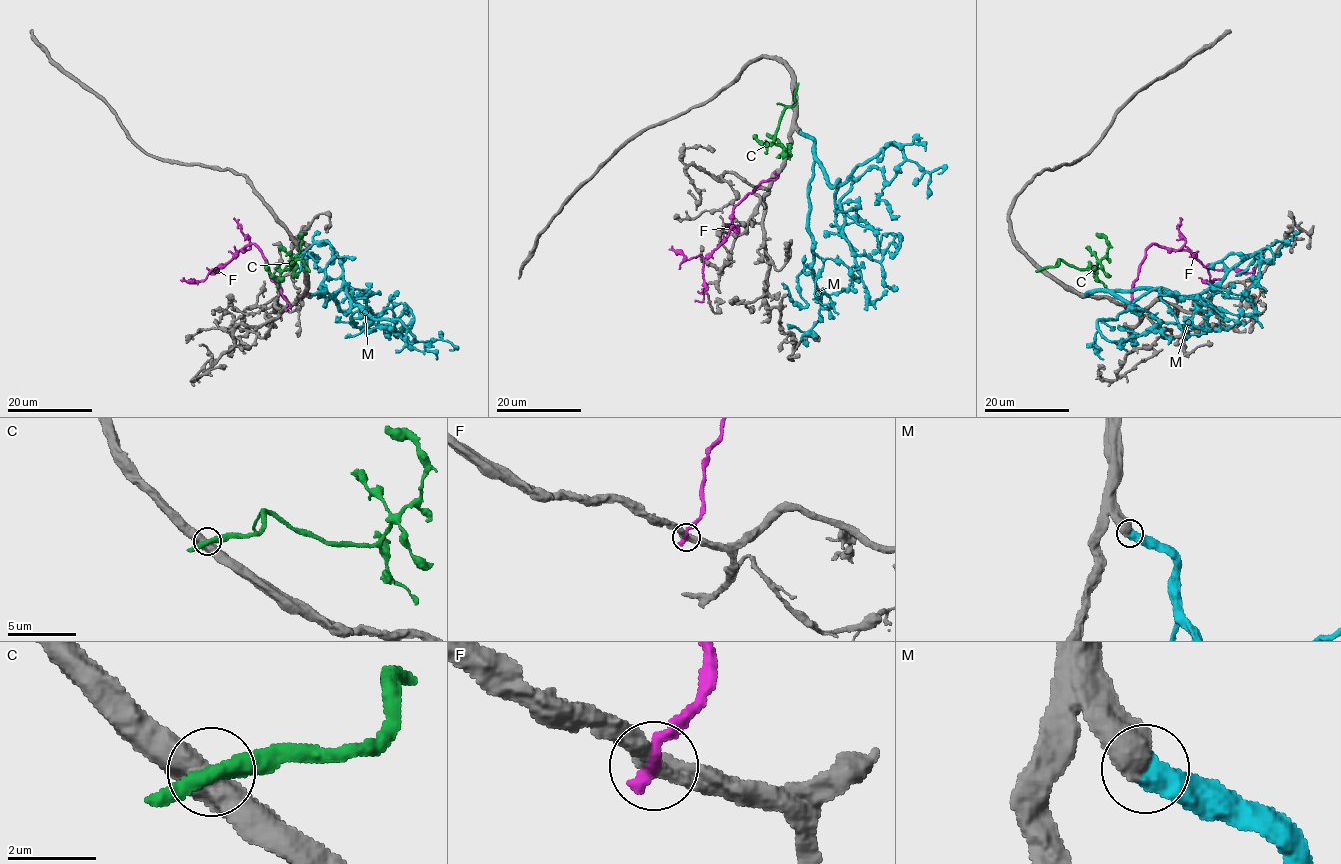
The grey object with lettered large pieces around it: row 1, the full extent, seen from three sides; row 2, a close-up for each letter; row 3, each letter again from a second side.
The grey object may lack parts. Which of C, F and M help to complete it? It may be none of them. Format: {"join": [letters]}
{"join": ["M"]}

